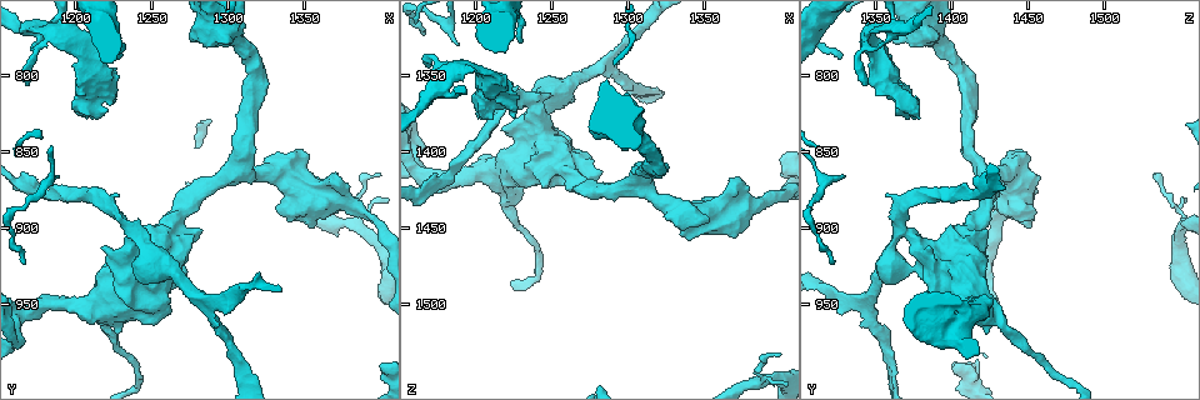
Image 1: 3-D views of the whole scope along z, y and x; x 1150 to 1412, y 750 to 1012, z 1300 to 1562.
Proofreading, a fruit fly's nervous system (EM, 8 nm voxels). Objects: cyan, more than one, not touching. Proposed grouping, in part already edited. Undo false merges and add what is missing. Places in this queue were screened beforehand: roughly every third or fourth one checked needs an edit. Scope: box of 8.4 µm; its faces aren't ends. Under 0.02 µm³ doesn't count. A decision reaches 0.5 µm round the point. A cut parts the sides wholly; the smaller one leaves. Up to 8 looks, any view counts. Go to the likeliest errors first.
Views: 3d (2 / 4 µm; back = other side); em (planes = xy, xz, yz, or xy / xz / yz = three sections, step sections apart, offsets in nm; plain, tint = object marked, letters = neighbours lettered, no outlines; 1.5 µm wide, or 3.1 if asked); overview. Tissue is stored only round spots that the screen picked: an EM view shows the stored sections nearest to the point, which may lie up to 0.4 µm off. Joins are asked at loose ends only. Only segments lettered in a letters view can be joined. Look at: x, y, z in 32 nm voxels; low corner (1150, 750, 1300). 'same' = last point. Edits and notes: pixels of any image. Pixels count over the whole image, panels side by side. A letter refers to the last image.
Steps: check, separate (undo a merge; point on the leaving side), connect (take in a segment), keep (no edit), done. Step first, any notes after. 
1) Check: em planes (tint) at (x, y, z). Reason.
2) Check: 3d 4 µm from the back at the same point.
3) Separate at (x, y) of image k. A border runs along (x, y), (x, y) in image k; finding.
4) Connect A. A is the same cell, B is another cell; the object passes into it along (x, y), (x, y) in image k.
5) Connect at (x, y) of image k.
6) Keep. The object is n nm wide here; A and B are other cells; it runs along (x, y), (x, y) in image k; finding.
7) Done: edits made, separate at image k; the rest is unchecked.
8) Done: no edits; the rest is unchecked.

Check: 3d 2 µm at (1282, 946, 1346). Sudden change in width.

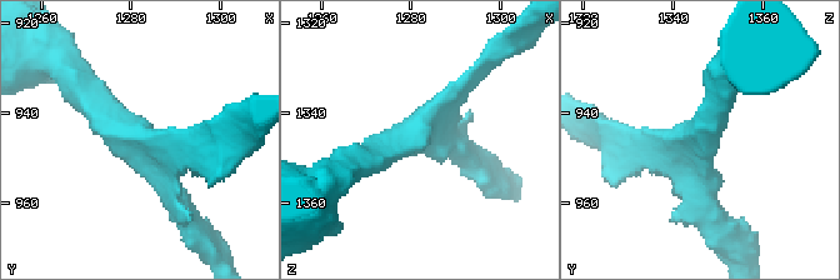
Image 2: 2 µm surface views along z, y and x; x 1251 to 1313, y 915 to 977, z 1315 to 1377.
Check: em xz step 8 (tint) at (1280, 946, 1346). 3 arms meet here; shape alone is not enough.

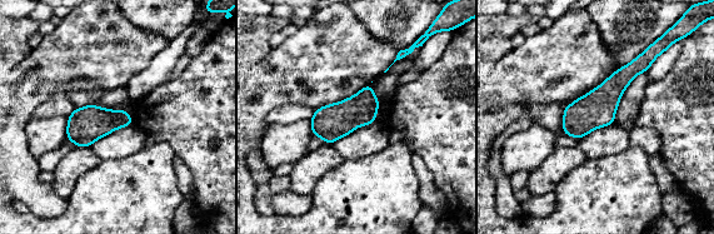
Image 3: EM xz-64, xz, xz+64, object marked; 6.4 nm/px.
Check: em planes (letters) at the same point.

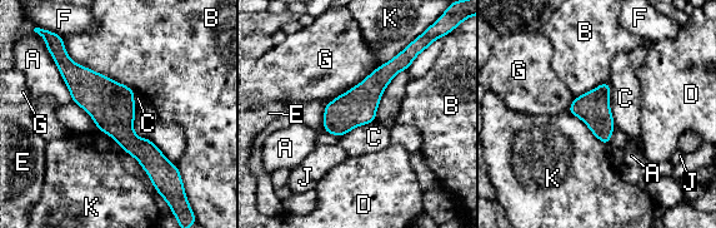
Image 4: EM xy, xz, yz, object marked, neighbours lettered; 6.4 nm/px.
Keep. The longest contact is with B, 550 nm; A, B, C, D, E, F, G, J and K are other cells; a border runs along (609, 82), (609, 105), (616, 127) in image 4; one neuron here.

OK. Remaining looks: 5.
Check: 3d 2 µm at (1236, 902, 1368). Thick turns thin.

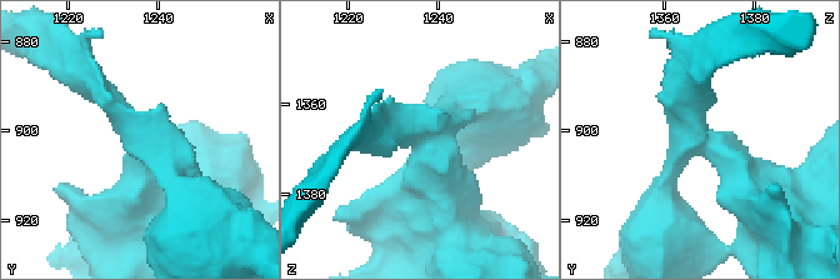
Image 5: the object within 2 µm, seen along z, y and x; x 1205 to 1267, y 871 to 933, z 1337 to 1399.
Check: em planes (tint) at (1236, 903, 1369).

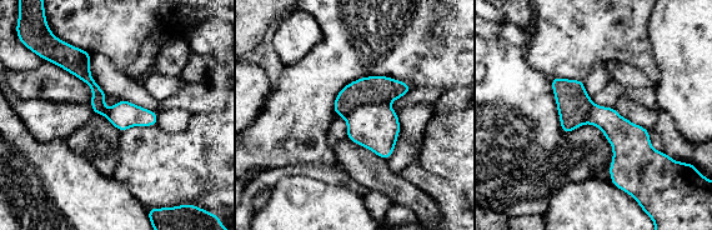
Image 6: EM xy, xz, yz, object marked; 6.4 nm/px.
Check: em planes (letters) at the same point. See the neighbours.

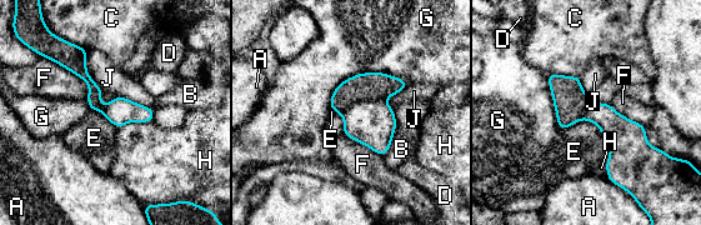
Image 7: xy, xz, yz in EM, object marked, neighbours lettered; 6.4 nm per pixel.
Keep. A, B, C, D, E, F, G, H and J are other cells; a border runs along (560, 130), (592, 121), (609, 158) in image 7; one neuron here.

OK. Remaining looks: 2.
Done: no edits; the rest is unchecked.

